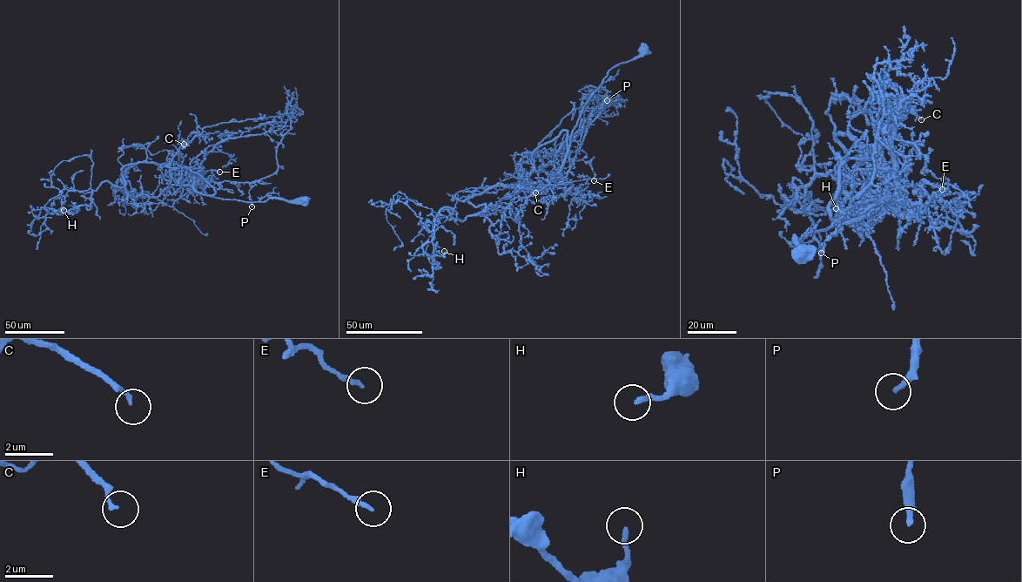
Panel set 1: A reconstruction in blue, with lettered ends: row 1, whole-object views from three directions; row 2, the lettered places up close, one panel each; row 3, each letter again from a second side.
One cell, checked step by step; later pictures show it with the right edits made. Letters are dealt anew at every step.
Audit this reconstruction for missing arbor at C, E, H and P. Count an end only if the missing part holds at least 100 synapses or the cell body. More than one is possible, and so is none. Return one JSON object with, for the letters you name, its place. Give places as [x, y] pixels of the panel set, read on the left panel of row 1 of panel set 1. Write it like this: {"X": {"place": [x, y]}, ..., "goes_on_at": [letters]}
{"goes_on_at": []}

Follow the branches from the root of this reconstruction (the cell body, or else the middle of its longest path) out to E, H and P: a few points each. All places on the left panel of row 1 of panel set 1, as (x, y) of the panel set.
E: (305, 199), (243, 201), (205, 195), (194, 190), (193, 183), (189, 185), (211, 179), (212, 171), (219, 172)
H: (305, 199), (243, 201), (178, 184), (157, 197), (130, 197), (105, 181), (90, 206), (57, 213), (63, 210)
P: (305, 199), (253, 202), (222, 199), (195, 191), (194, 182), (253, 183), (248, 191), (252, 206)

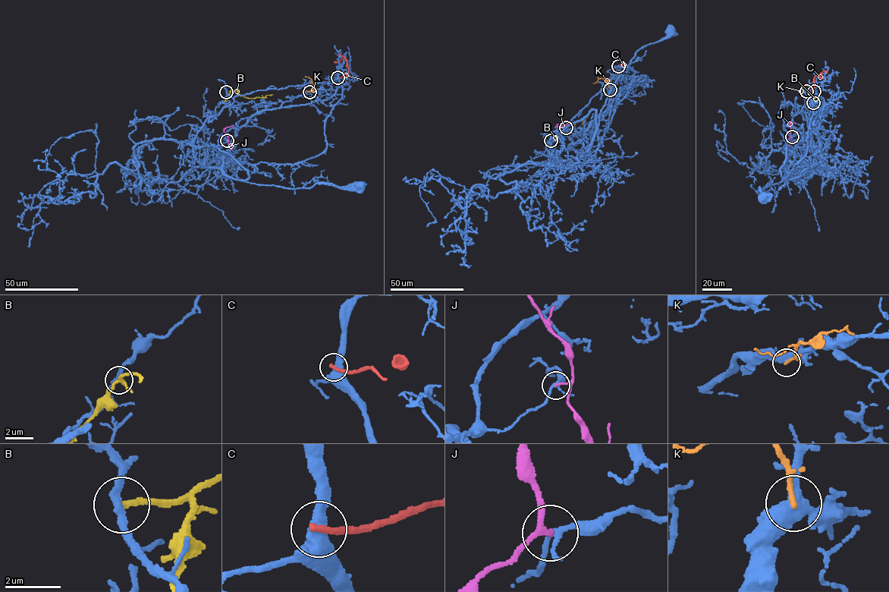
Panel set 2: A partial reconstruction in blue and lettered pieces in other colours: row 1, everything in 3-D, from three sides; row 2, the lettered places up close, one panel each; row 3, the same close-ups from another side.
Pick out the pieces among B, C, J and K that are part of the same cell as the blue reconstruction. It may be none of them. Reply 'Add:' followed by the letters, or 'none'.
Add: none

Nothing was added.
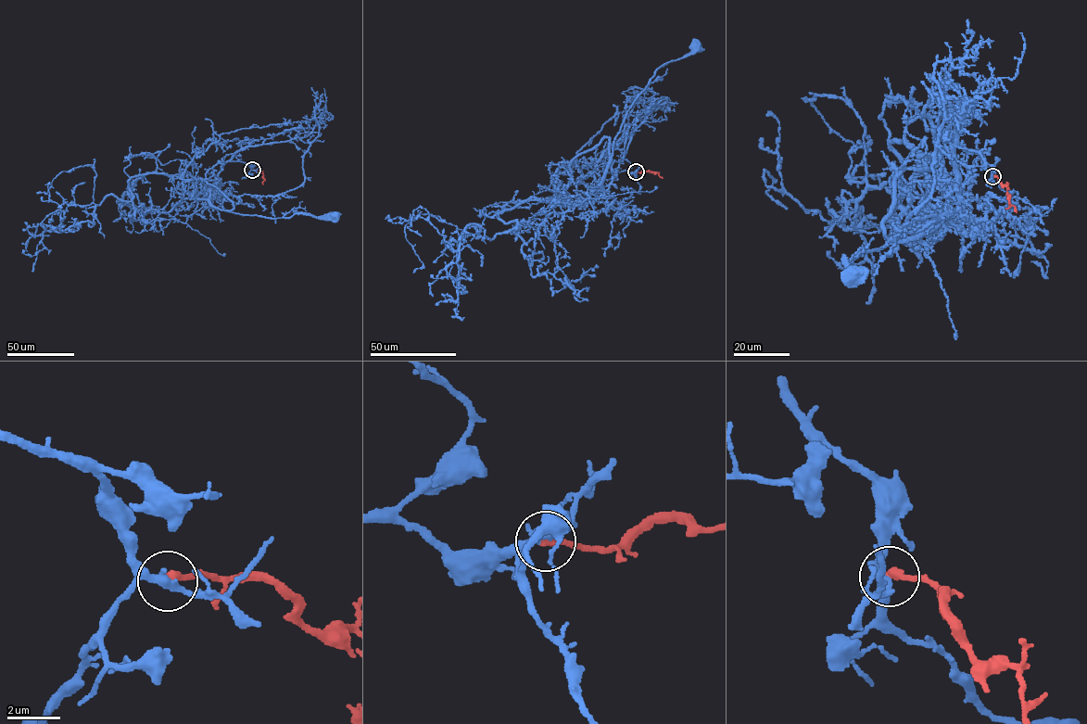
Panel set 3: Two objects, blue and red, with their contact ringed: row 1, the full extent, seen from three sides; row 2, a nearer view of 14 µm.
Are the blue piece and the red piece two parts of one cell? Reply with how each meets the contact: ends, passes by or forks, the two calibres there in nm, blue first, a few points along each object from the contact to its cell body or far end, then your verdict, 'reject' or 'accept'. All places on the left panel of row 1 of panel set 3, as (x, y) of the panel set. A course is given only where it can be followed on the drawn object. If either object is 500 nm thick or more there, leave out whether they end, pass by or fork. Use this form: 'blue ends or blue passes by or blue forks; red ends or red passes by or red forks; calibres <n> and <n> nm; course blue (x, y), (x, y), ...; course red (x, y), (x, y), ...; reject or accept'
blue passes by; red ends; calibres 280 and 300 nm; course blue (252, 170), (240, 161), (227, 161), (211, 187), (211, 205), (241, 214), (271, 218), (334, 214); course red (252, 170), (263, 173), (263, 184); accept

